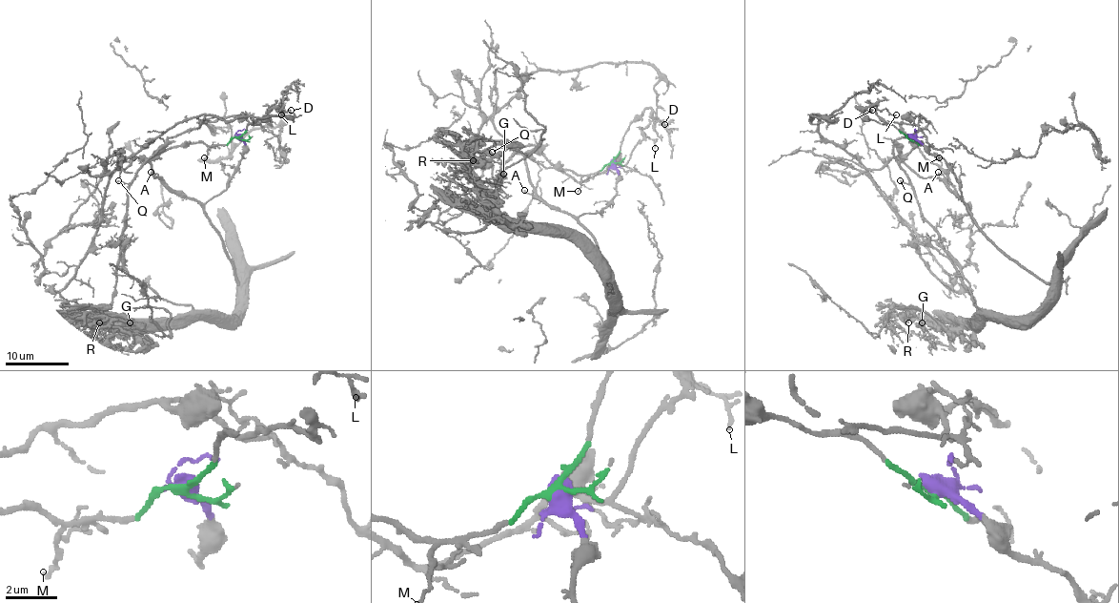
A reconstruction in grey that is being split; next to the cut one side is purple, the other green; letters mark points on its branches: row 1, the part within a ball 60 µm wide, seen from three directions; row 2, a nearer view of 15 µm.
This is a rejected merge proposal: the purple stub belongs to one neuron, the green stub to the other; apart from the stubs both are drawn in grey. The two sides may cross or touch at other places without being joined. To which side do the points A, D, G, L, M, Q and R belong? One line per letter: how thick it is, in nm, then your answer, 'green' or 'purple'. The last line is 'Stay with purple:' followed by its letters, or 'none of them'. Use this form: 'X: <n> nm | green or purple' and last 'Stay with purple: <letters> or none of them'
A: 140 nm | purple
D: 130 nm | green
G: 110 nm | purple
L: 90 nm | green
M: 130 nm | green
Q: 130 nm | green
R: 150 nm | purple
Stay with purple: A, G, R

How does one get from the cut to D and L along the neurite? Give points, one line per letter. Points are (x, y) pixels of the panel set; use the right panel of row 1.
D: (910, 136), (905, 136), (893, 125), (877, 122), (857, 108), (872, 110)
L: (910, 136), (905, 136), (893, 125), (877, 122), (857, 108), (872, 103), (881, 110), (885, 108), (896, 114)

